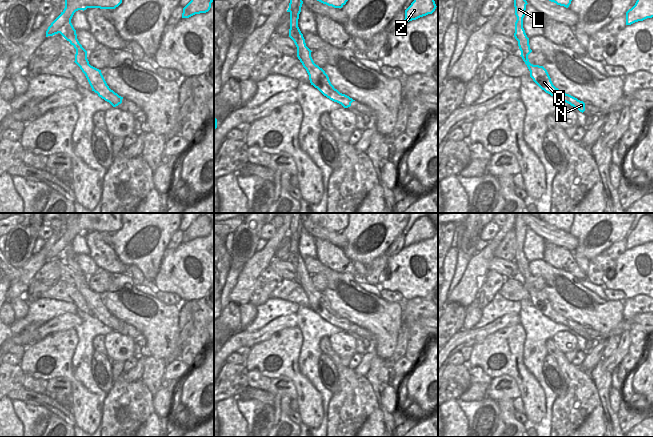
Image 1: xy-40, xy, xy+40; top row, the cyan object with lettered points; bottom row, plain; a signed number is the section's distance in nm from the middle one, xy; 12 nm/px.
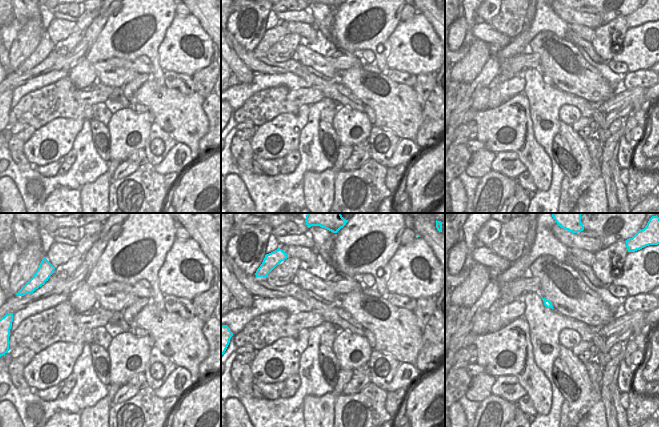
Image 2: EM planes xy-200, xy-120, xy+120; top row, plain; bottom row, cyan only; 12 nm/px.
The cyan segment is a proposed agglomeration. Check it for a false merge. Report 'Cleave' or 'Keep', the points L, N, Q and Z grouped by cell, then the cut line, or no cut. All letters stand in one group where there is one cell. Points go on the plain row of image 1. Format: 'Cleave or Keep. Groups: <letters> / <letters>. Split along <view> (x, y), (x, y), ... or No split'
Keep. Groups: L N Q Z. No split.

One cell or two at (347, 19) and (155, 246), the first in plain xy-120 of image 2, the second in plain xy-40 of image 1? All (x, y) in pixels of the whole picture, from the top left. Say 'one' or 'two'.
one

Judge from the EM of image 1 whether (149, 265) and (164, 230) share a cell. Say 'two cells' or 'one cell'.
one cell

